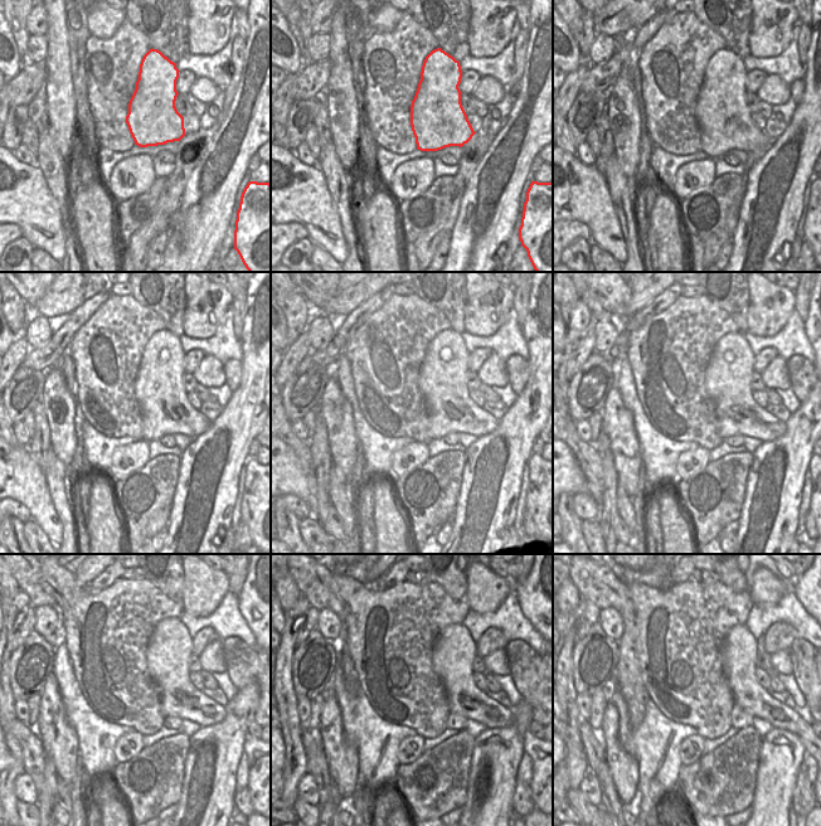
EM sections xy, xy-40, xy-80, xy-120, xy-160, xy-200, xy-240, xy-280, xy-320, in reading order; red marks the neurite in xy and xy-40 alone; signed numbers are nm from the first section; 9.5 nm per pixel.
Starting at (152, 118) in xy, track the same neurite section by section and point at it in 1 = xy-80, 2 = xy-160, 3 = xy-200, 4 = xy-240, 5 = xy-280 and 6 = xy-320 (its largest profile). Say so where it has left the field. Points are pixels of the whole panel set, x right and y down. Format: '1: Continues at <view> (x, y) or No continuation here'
1: Continues at xy-80 (724, 120)
2: Continues at xy-160 (442, 379)
3: Continues at xy-200 (727, 378)
4: Continues at xy-240 (170, 647)
5: Continues at xy-280 (452, 654)
6: Continues at xy-320 (739, 650).

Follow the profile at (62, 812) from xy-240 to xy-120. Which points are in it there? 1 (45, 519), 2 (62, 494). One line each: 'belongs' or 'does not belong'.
1: belongs
2: does not belong

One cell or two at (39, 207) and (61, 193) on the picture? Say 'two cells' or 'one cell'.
two cells

